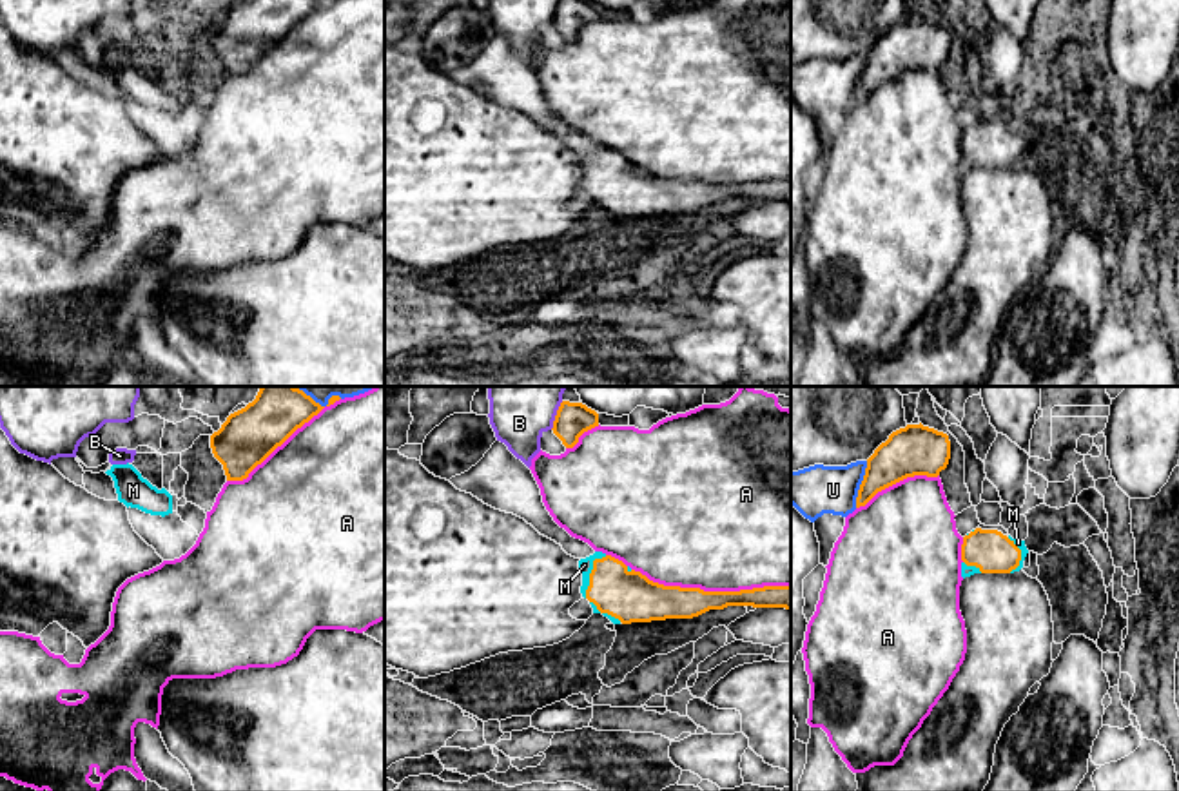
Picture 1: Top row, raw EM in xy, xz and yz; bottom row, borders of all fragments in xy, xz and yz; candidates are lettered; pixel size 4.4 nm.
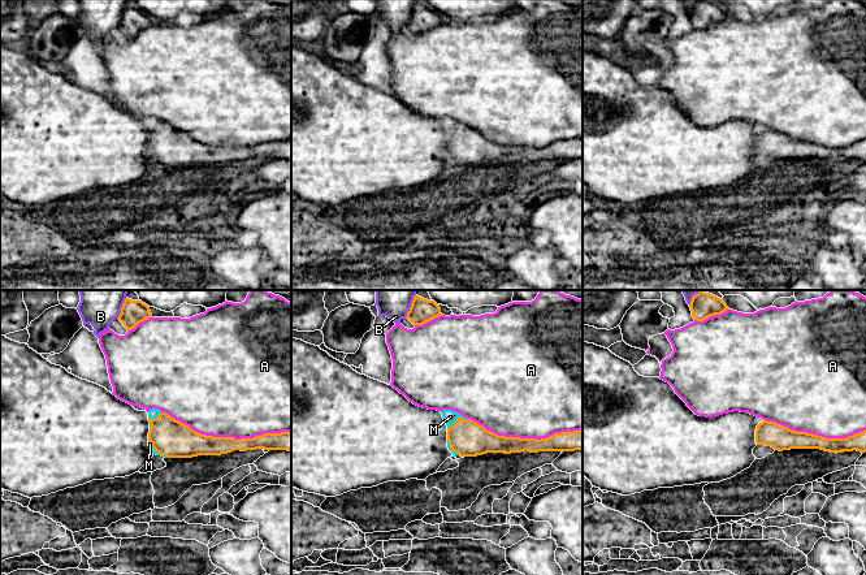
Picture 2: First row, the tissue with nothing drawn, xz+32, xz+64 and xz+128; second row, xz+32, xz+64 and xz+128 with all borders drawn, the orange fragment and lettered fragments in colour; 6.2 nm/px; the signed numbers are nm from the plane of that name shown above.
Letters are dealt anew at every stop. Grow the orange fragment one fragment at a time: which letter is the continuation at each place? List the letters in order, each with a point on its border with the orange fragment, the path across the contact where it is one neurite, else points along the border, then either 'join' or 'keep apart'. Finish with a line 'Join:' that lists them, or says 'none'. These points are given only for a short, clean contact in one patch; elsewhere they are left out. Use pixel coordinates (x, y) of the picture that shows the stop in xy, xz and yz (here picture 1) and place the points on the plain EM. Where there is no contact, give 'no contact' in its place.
A: contact xz (711, 185); keep apart
B: contact xz (555, 11); keep apart
M: contact xz (590, 167); join
U: contact yz (860, 78); keep apart
Join: M

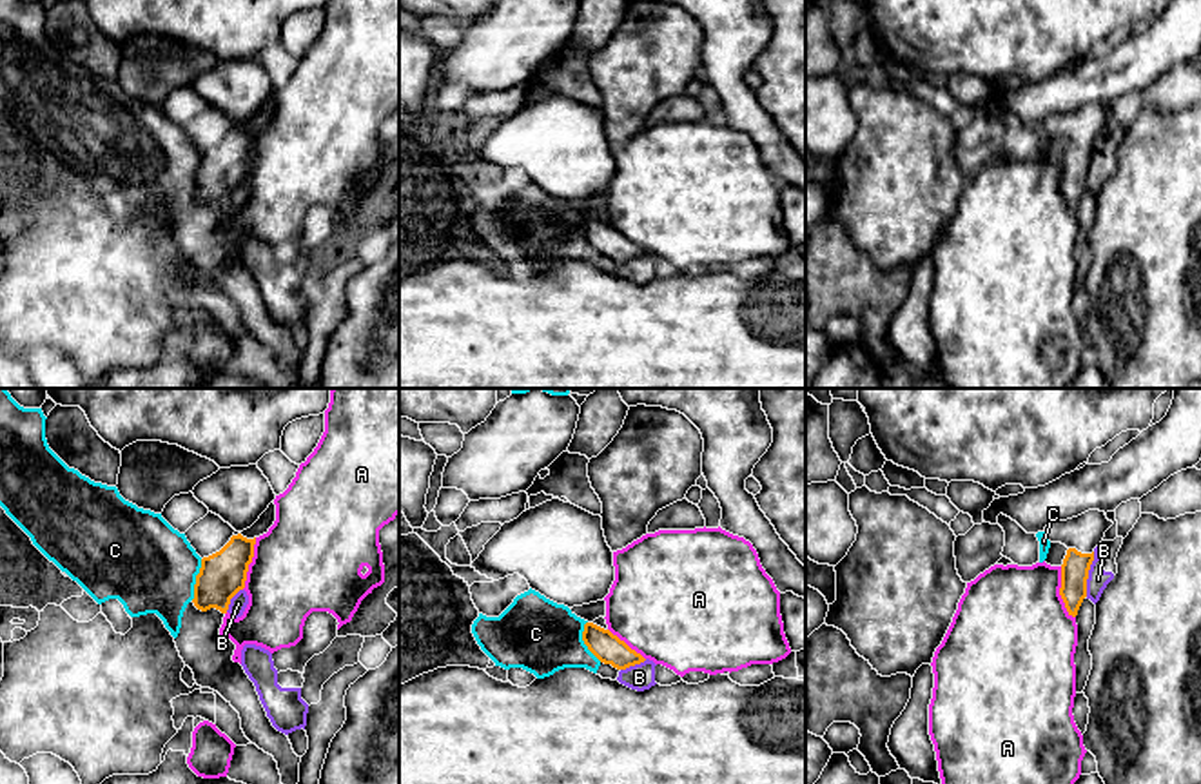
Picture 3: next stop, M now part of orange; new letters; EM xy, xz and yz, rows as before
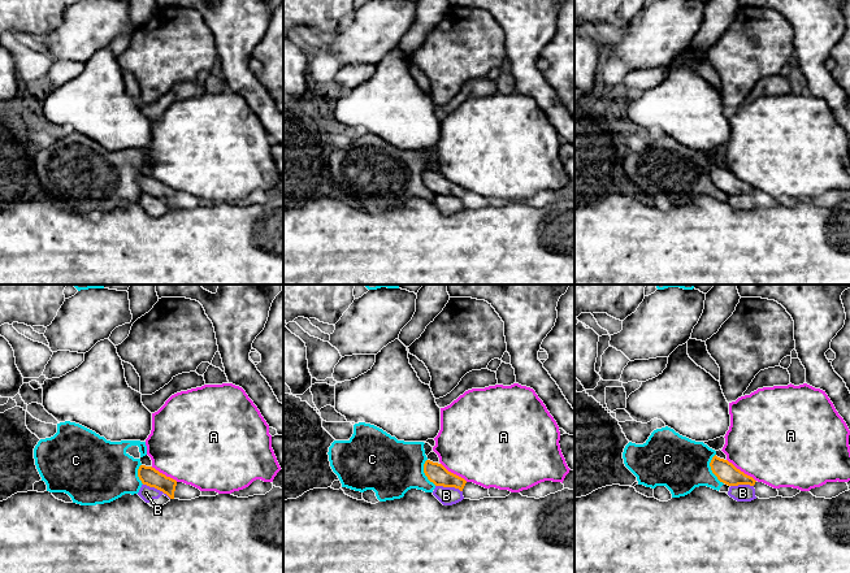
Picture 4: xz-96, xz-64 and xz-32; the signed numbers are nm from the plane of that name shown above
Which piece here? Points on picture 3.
A: contact yz (1060, 186); keep apart
B: contact yz (1087, 167); keep apart
C: contact xy (196, 173); keep apart
Join: none

